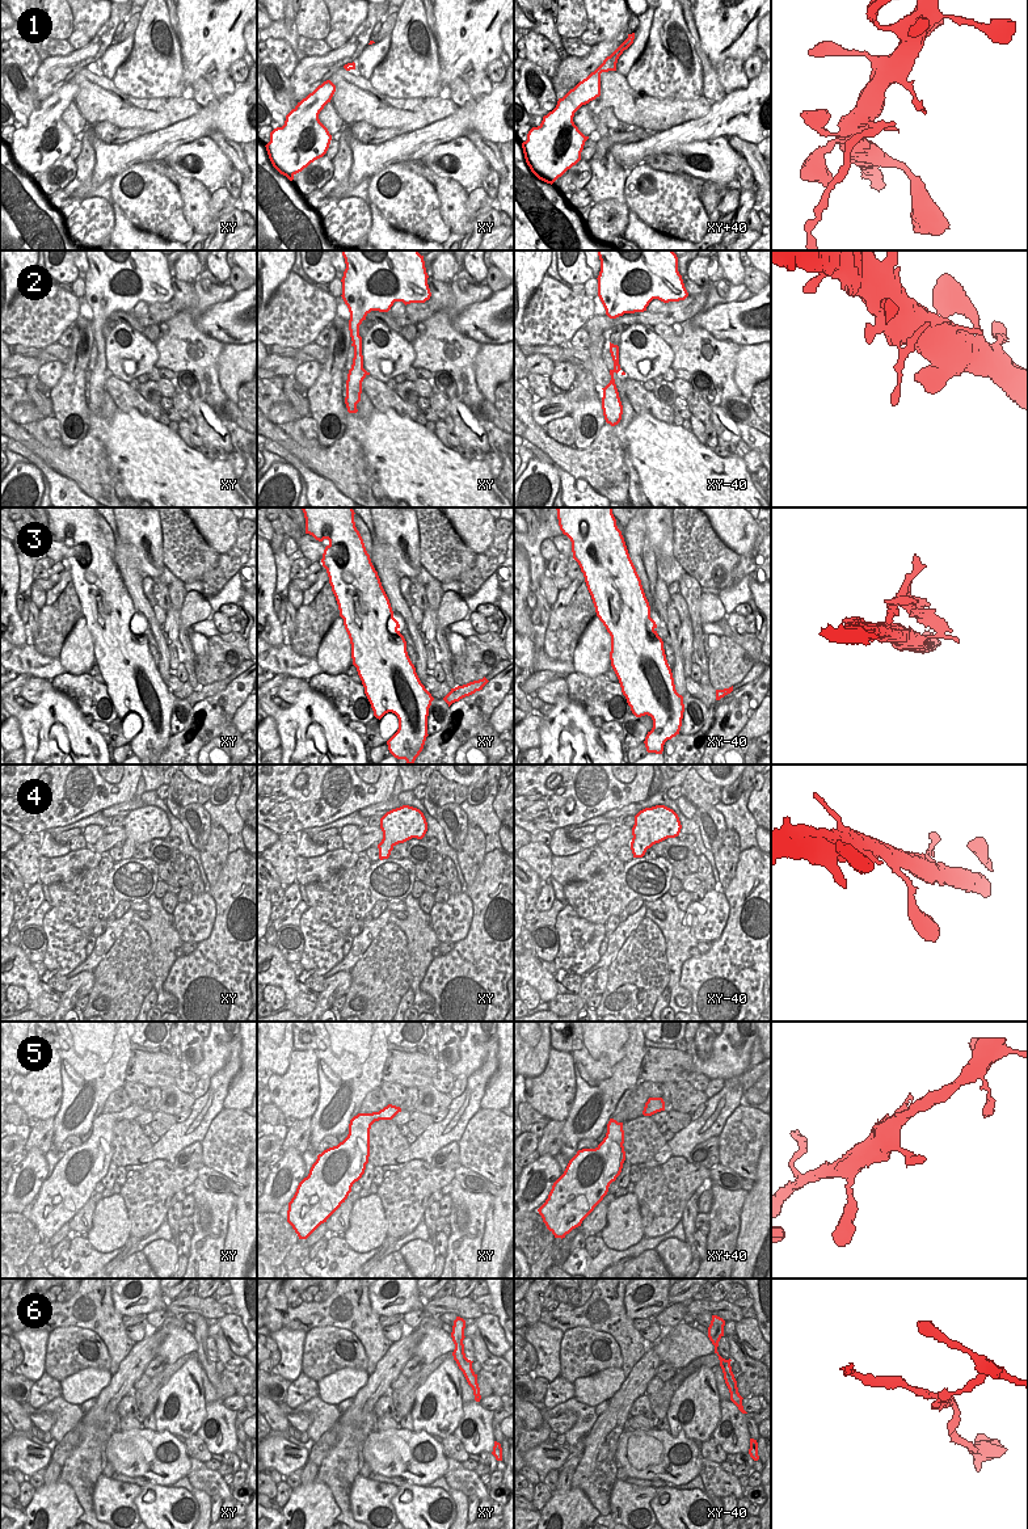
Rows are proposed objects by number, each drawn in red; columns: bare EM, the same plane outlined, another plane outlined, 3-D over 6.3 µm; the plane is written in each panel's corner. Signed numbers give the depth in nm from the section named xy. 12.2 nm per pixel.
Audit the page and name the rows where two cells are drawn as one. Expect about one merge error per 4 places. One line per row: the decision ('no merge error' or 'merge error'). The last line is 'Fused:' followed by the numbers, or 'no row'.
1: merge error
2: no merge error
3: no merge error
4: no merge error
5: no merge error
6: merge error
Fused: 1, 6

